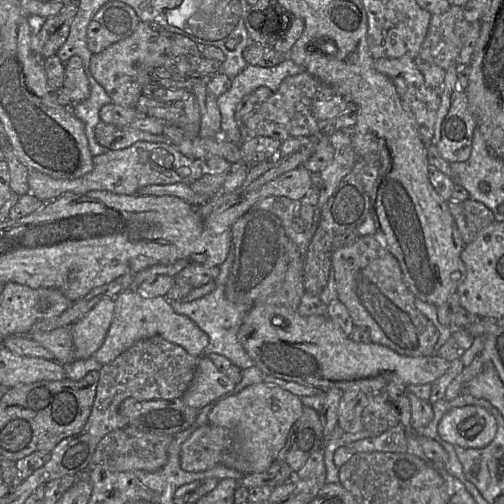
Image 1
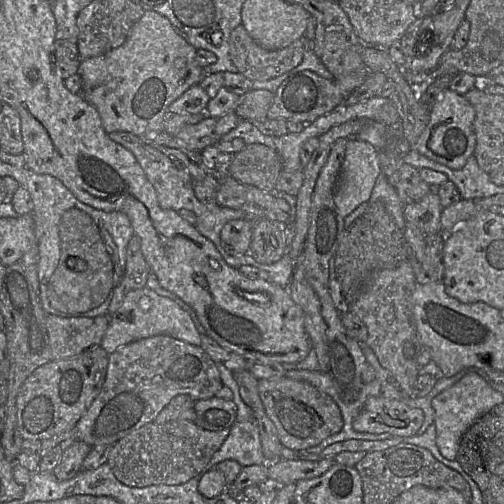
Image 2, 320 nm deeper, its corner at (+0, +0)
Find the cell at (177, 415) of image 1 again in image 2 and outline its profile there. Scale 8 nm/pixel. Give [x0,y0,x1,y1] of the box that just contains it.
[194,398,236,431]

